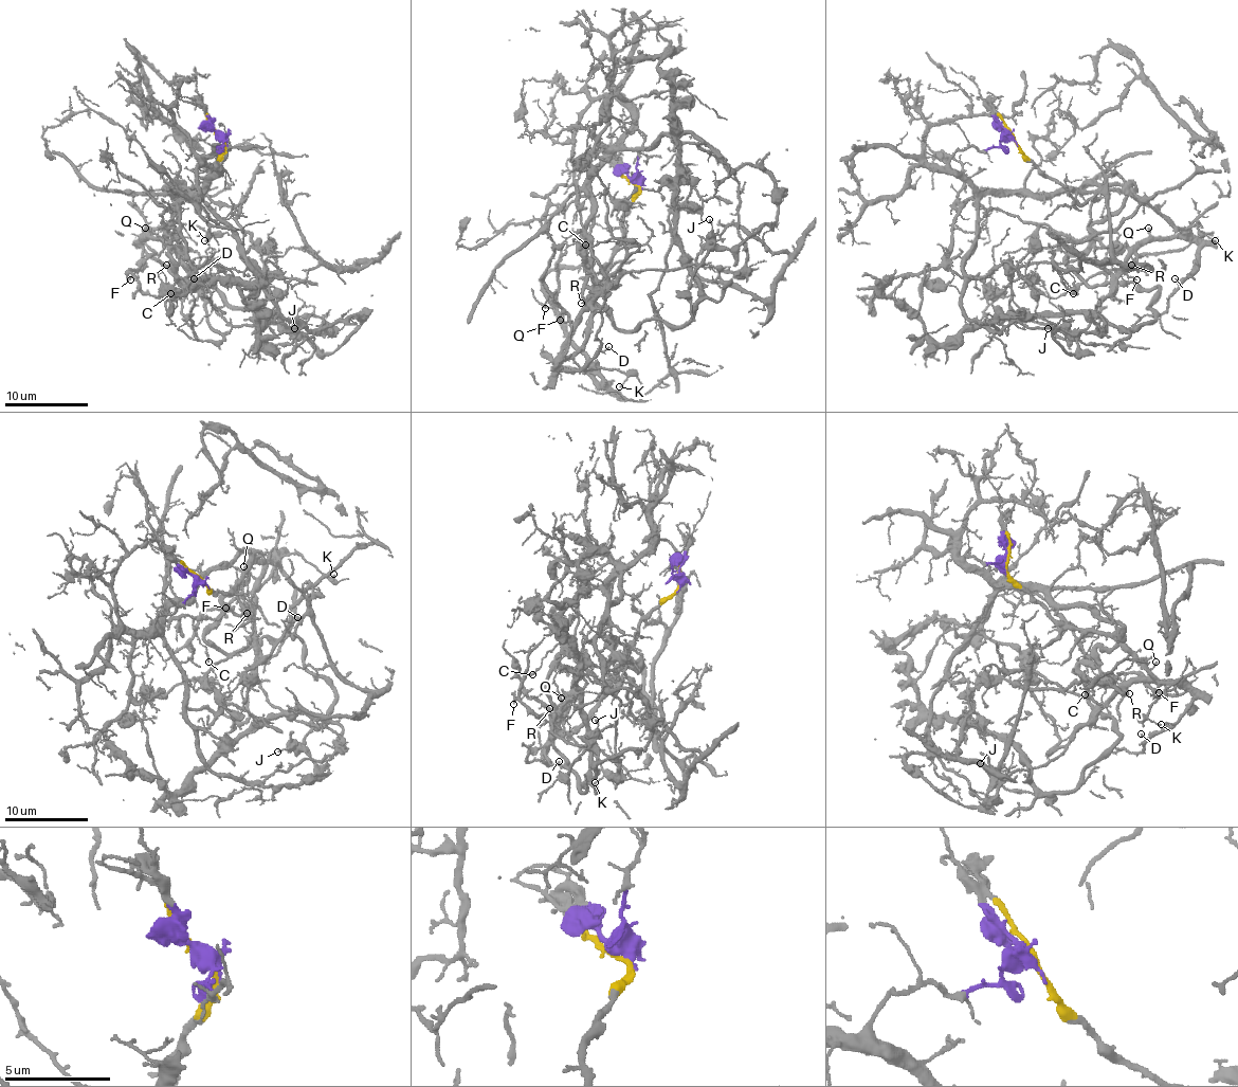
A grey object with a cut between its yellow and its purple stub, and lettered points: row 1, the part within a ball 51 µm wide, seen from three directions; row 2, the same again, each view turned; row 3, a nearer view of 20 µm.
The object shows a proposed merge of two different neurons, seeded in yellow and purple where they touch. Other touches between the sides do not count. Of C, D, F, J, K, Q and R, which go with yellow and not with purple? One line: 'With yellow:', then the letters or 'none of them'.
With yellow: D, F, K, Q, R

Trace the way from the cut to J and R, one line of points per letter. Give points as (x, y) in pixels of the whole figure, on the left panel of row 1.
J: (220, 137), (231, 147), (218, 151), (203, 201), (278, 311), (309, 330), (363, 318), (332, 352), (294, 328)
R: (220, 137), (224, 151), (205, 186), (182, 193), (175, 217), (149, 234), (158, 236), (170, 251), (166, 266)

